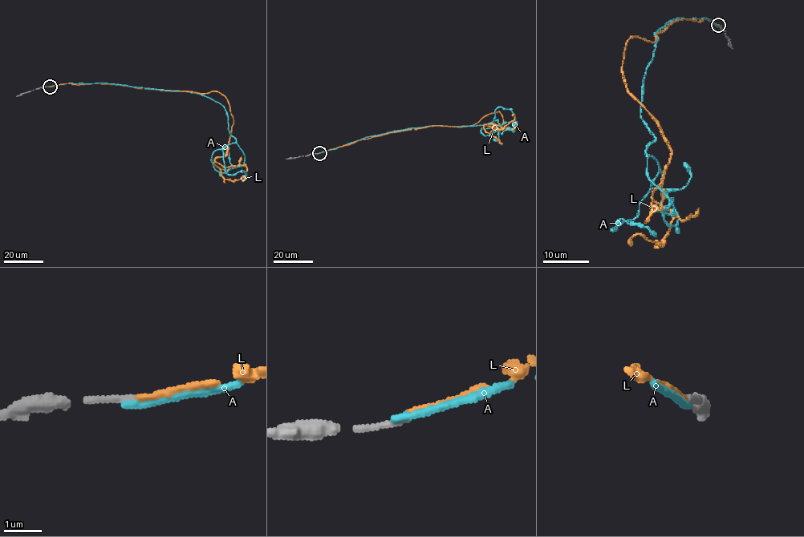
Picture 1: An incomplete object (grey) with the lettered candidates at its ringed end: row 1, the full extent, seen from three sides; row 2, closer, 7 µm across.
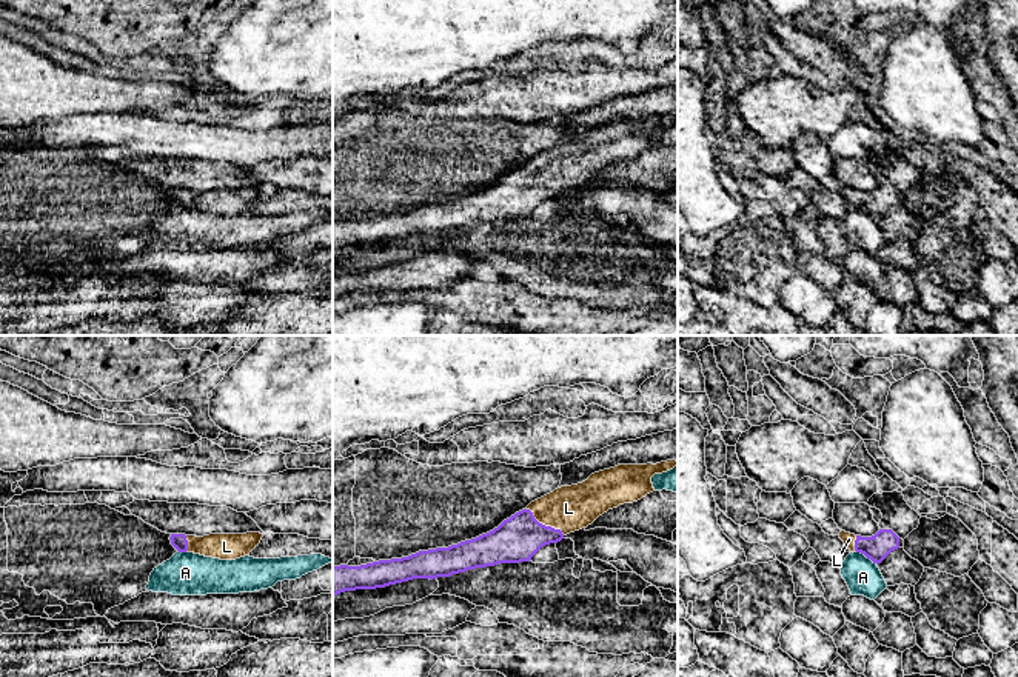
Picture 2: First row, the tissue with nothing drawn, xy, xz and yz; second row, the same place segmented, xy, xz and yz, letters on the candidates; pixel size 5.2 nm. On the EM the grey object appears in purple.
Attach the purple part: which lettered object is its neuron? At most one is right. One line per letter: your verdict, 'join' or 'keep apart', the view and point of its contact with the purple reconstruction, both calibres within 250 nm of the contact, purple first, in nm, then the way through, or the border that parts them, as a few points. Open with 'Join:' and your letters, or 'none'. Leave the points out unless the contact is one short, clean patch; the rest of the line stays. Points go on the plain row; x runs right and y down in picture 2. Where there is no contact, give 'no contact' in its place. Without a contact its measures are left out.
Join: L
A: keep apart; meets purple in yz at (867, 213); 140 nm thick on the purple side, 190 nm on the other; border along yz (857, 206), (877, 220)
L: join; meets purple in xz at (544, 180); 240 nm thick on the purple side, 240 nm on the other; runs through xz (518, 194), (536, 180), (544, 180), (553, 171), (569, 163)

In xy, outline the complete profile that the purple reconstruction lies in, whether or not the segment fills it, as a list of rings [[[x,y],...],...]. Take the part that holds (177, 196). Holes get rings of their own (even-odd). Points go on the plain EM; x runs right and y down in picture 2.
[[[171,189],[171,200],[179,208],[194,208],[220,215],[236,215],[249,208],[260,198],[263,189],[209,189],[203,192]]]

